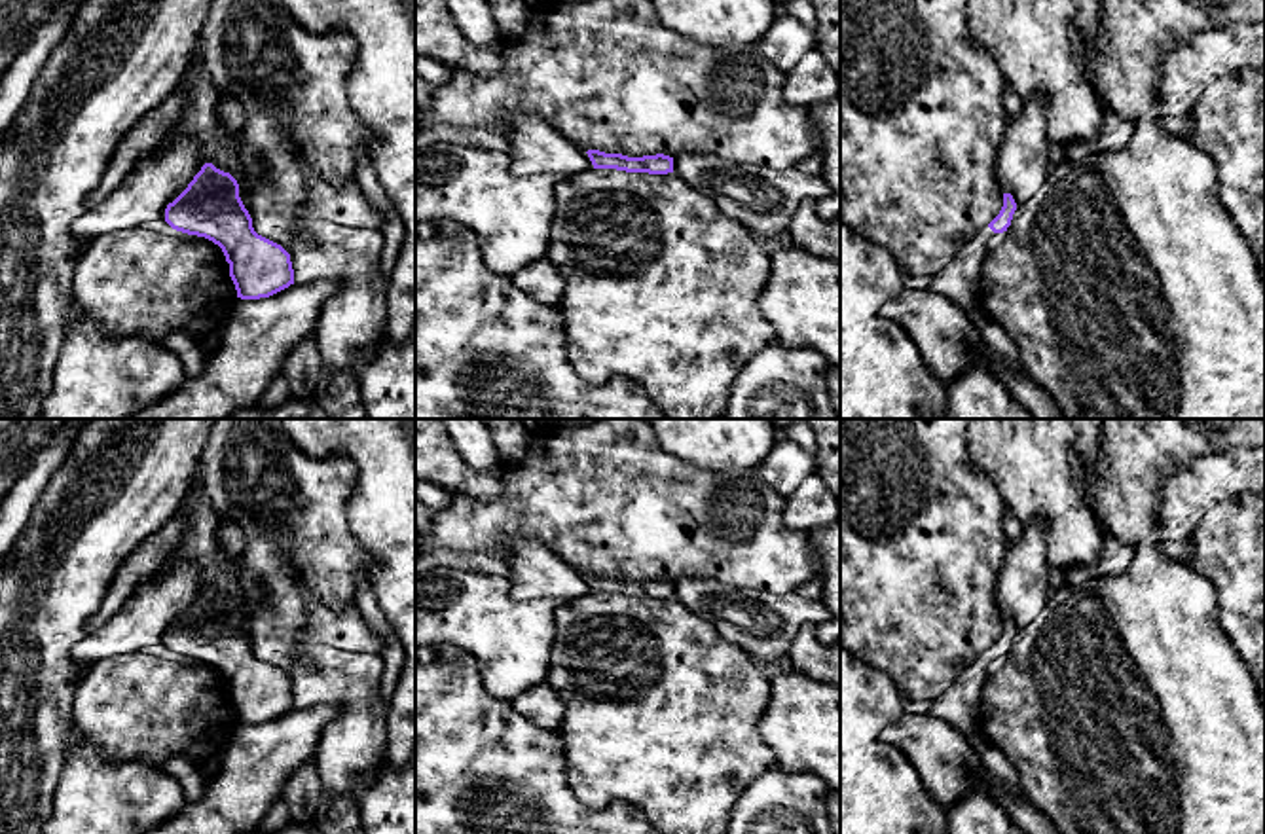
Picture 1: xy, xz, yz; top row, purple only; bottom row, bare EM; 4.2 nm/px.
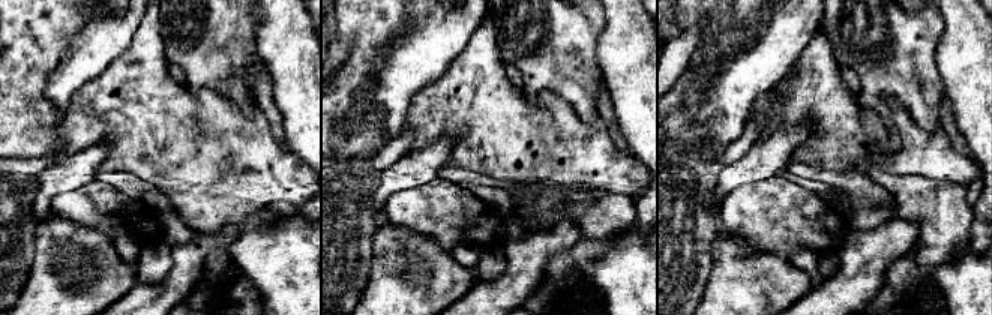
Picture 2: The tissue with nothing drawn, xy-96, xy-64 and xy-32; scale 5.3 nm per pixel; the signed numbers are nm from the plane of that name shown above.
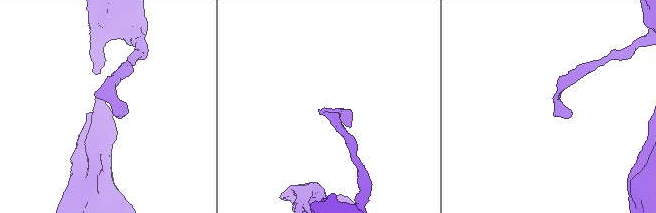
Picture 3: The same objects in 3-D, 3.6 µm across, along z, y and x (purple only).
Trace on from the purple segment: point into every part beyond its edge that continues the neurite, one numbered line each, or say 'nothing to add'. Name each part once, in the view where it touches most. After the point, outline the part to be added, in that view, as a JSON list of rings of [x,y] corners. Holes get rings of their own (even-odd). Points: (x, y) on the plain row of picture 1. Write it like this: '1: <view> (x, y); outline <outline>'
1: yz (960, 704); outline [[[986,650],[931,701],[931,713],[969,735],[979,726],[981,690],[996,658]]]

